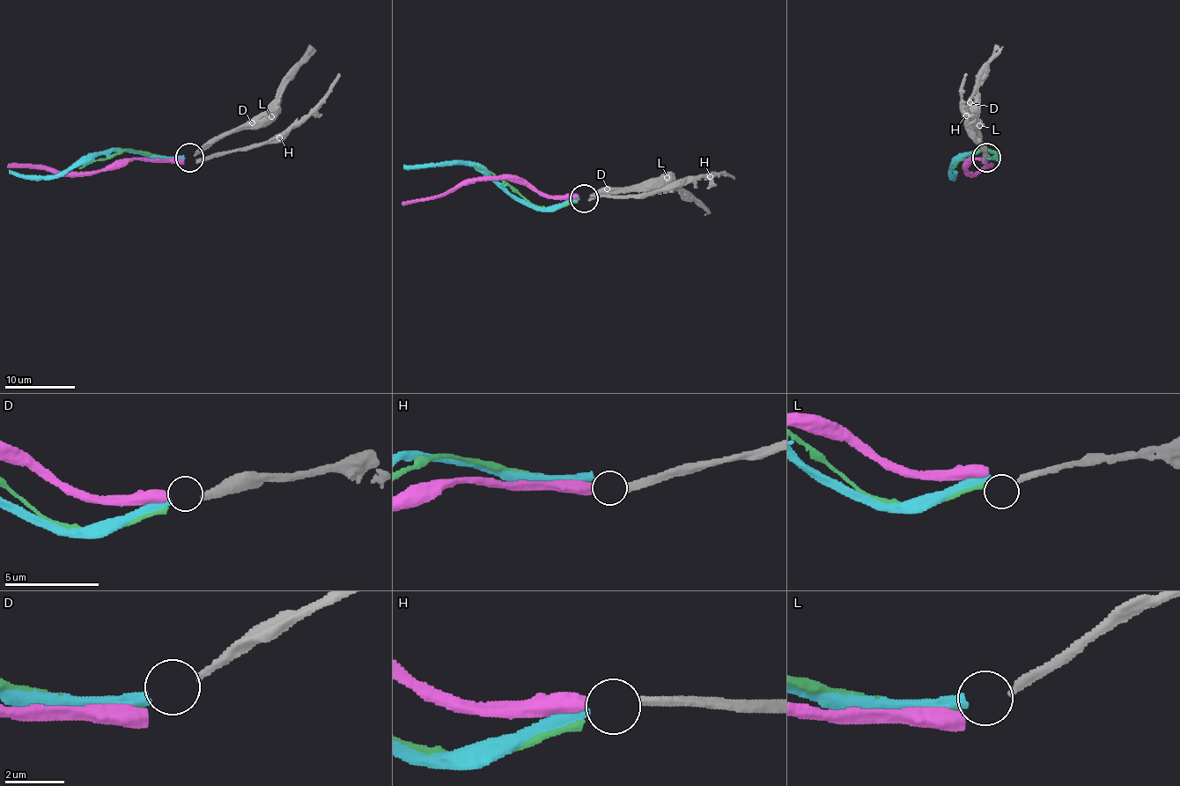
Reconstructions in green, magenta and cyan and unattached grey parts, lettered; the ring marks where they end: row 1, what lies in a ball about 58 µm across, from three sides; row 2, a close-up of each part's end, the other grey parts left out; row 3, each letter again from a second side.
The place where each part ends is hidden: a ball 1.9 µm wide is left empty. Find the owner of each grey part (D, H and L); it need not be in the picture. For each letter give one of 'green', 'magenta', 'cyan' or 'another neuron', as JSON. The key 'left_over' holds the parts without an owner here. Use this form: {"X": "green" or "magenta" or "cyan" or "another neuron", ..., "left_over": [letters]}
{"D": "cyan", "H": "magenta", "L": "another neuron", "left_over": ["L"]}

